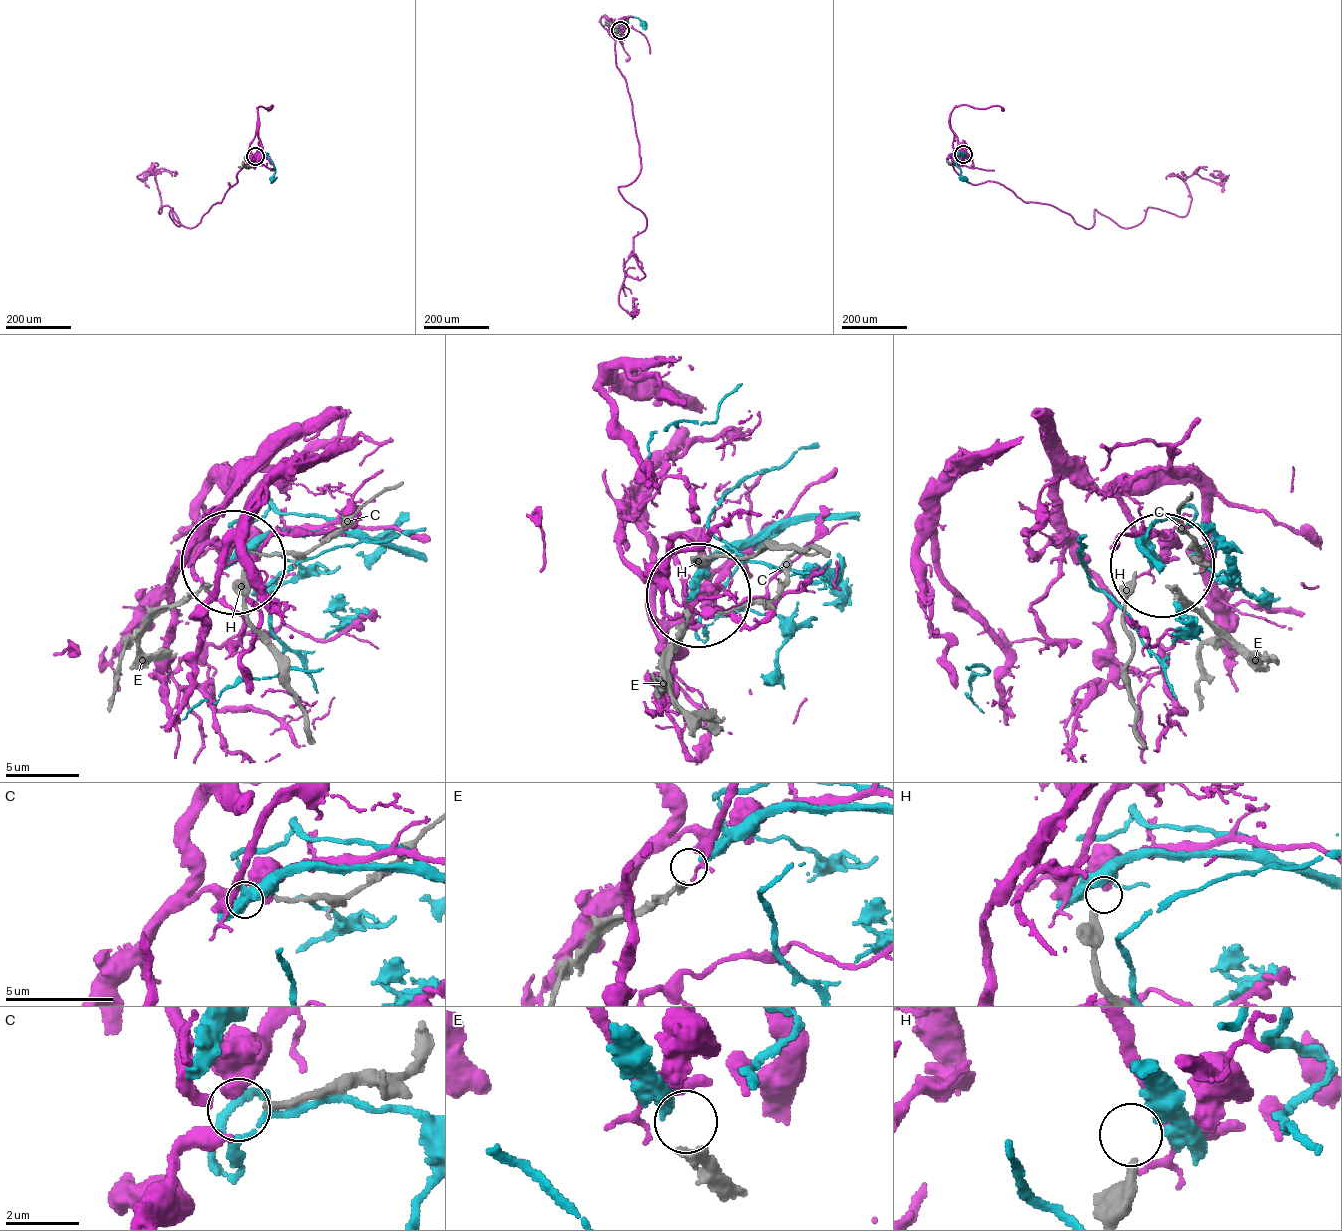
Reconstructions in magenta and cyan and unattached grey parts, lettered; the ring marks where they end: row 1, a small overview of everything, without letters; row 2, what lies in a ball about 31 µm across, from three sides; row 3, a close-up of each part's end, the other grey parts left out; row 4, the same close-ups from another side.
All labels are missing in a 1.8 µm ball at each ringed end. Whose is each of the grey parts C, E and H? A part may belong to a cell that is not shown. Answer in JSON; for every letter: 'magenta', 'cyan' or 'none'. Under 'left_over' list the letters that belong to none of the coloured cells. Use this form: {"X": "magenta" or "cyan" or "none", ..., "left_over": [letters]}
{"C": "magenta", "E": "cyan", "H": "none", "left_over": ["H"]}

